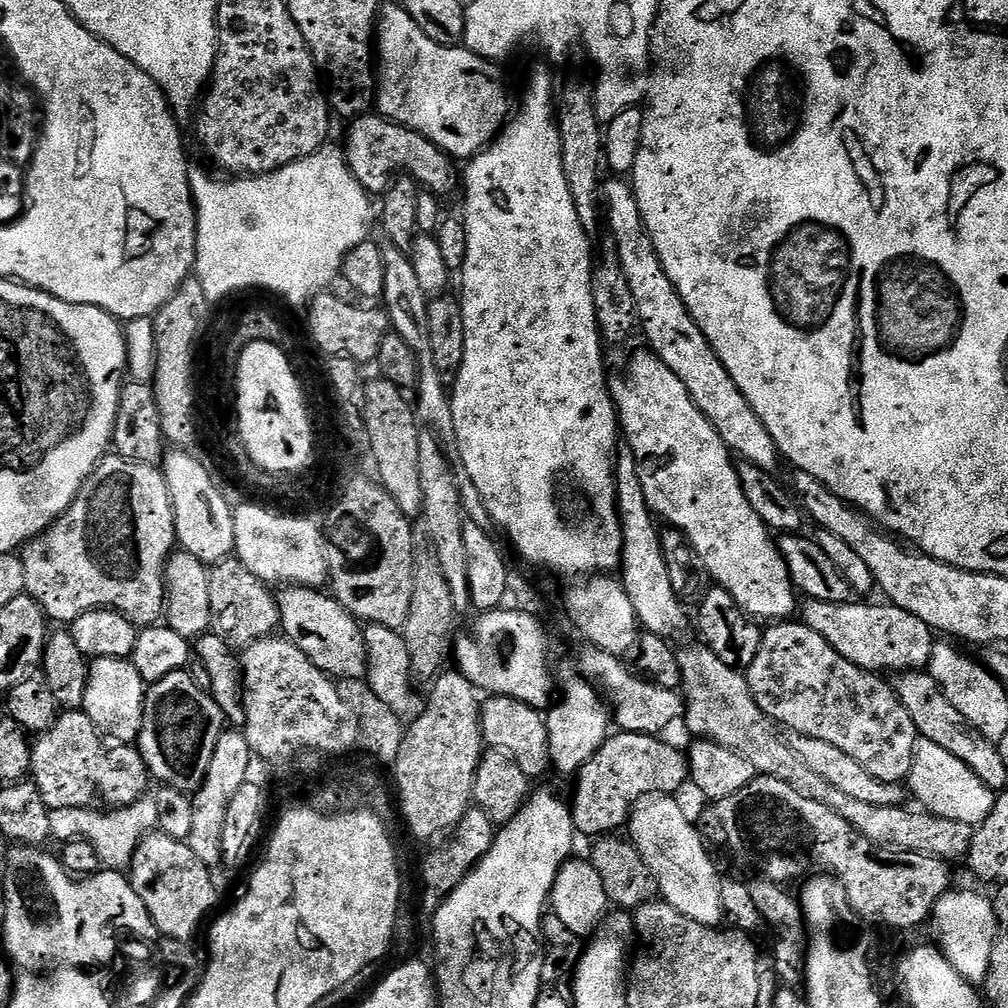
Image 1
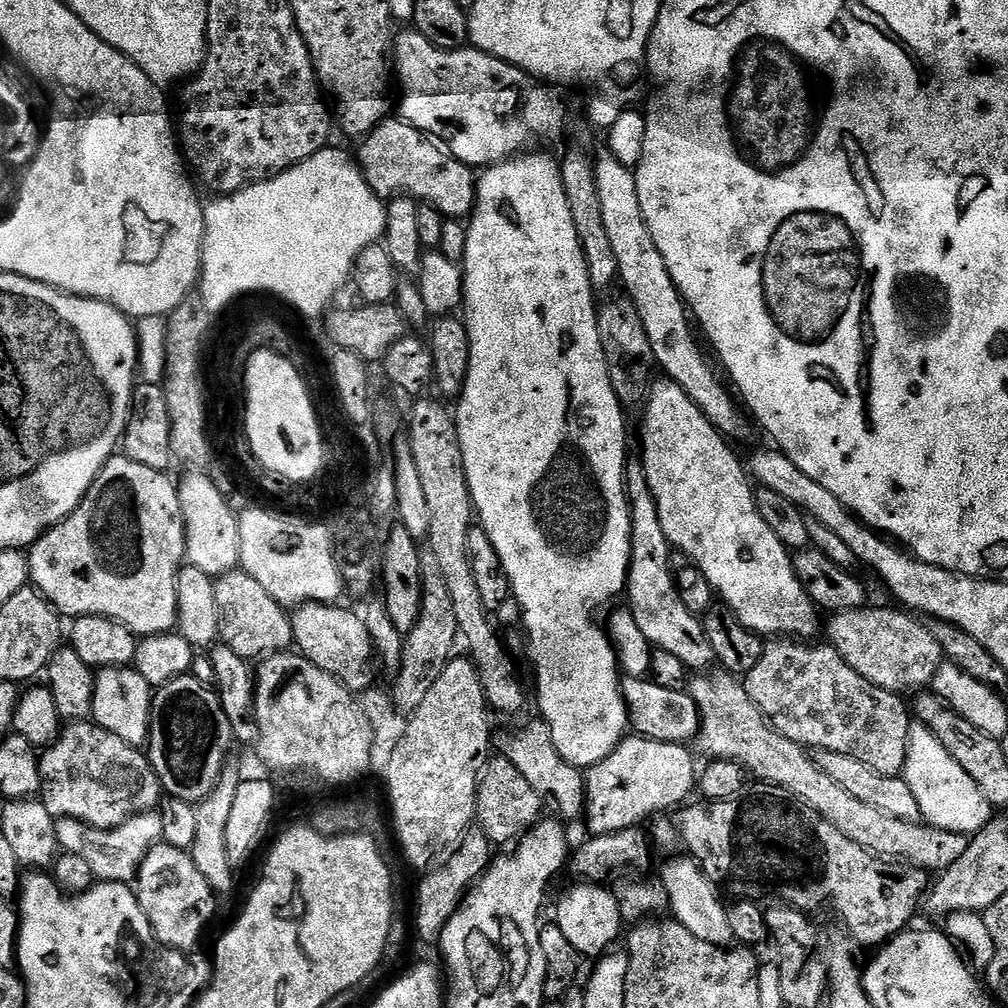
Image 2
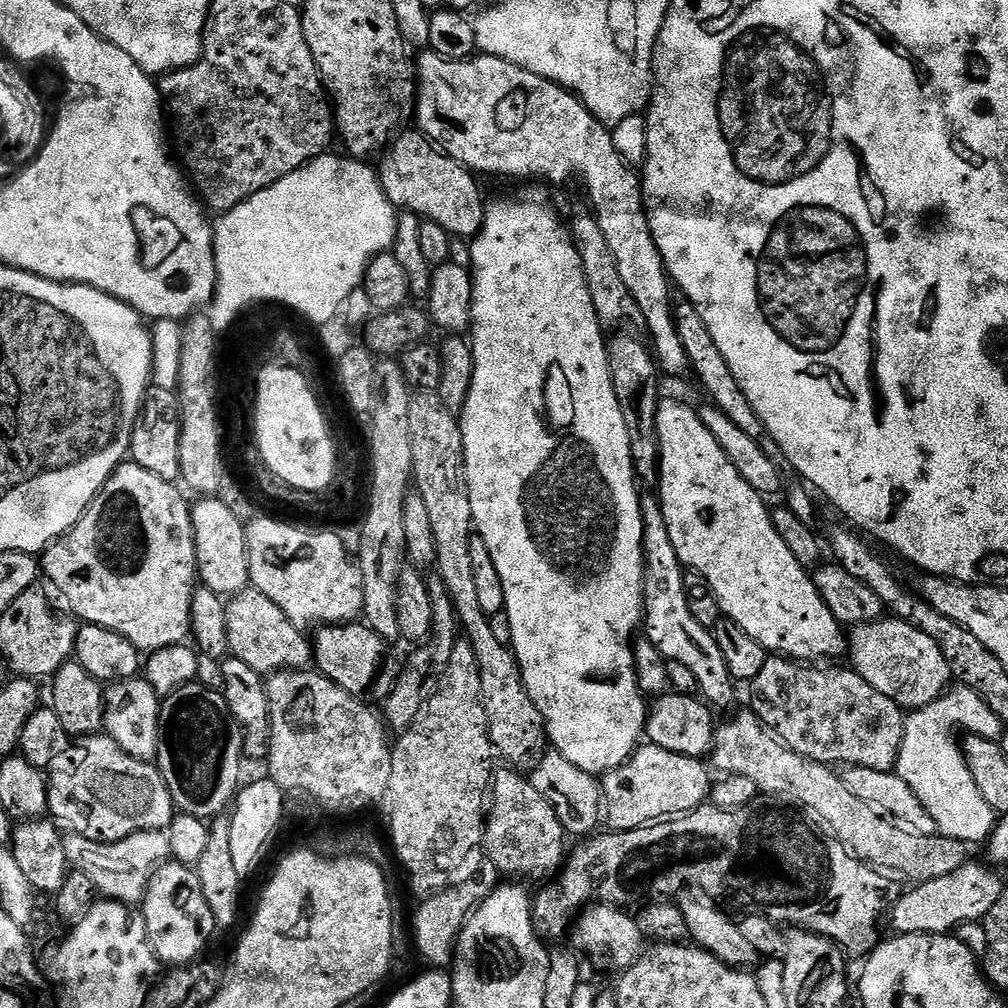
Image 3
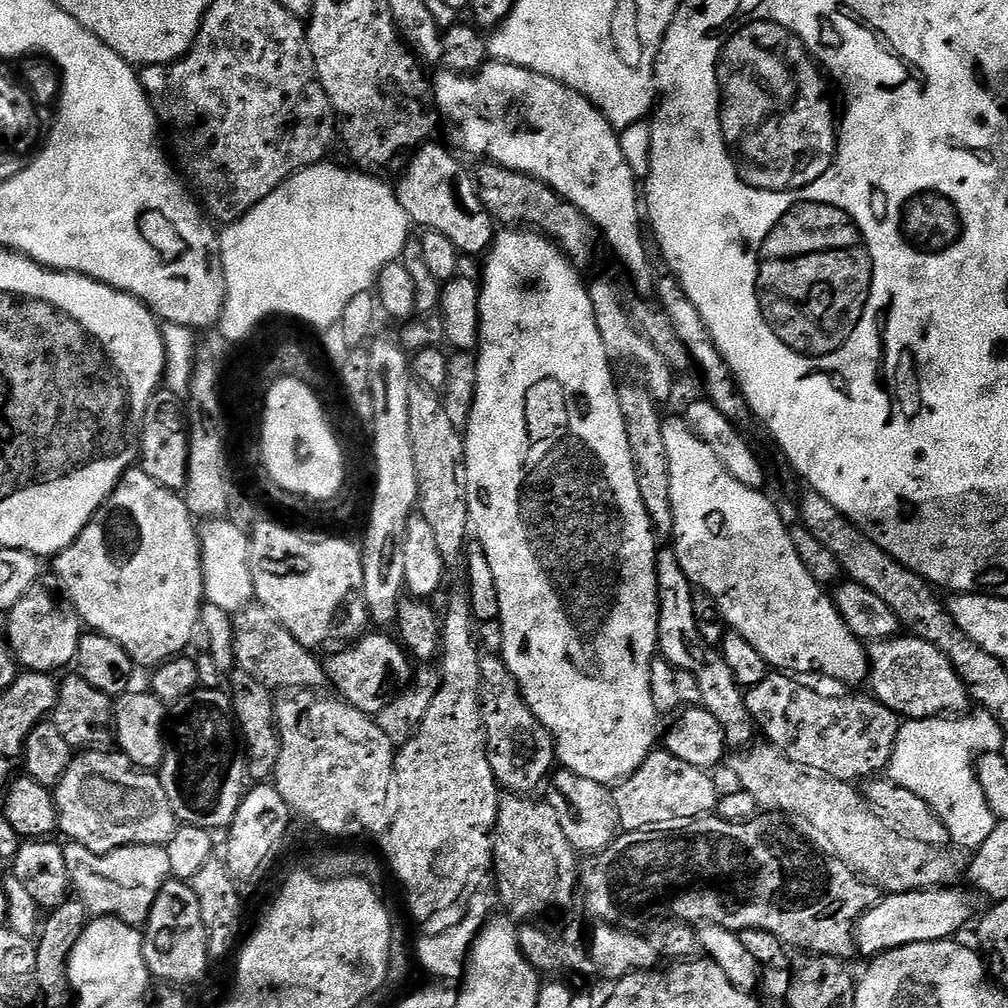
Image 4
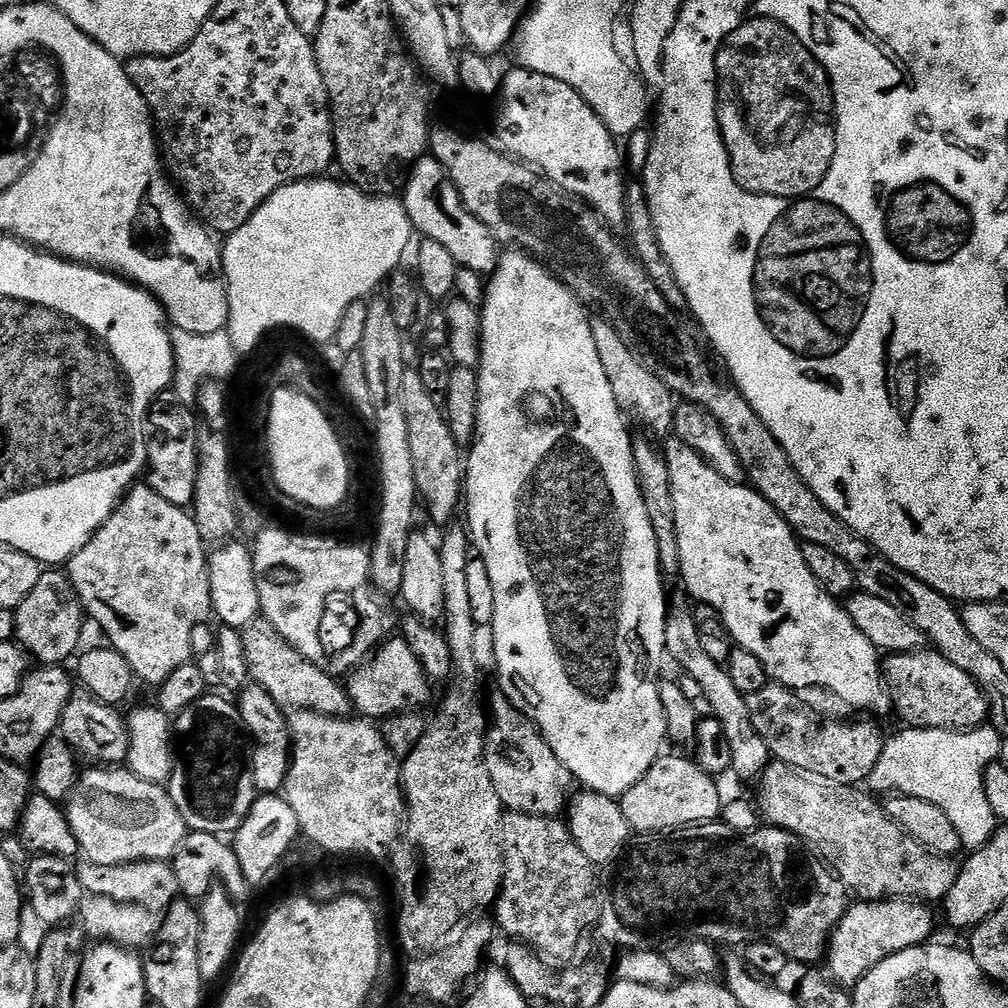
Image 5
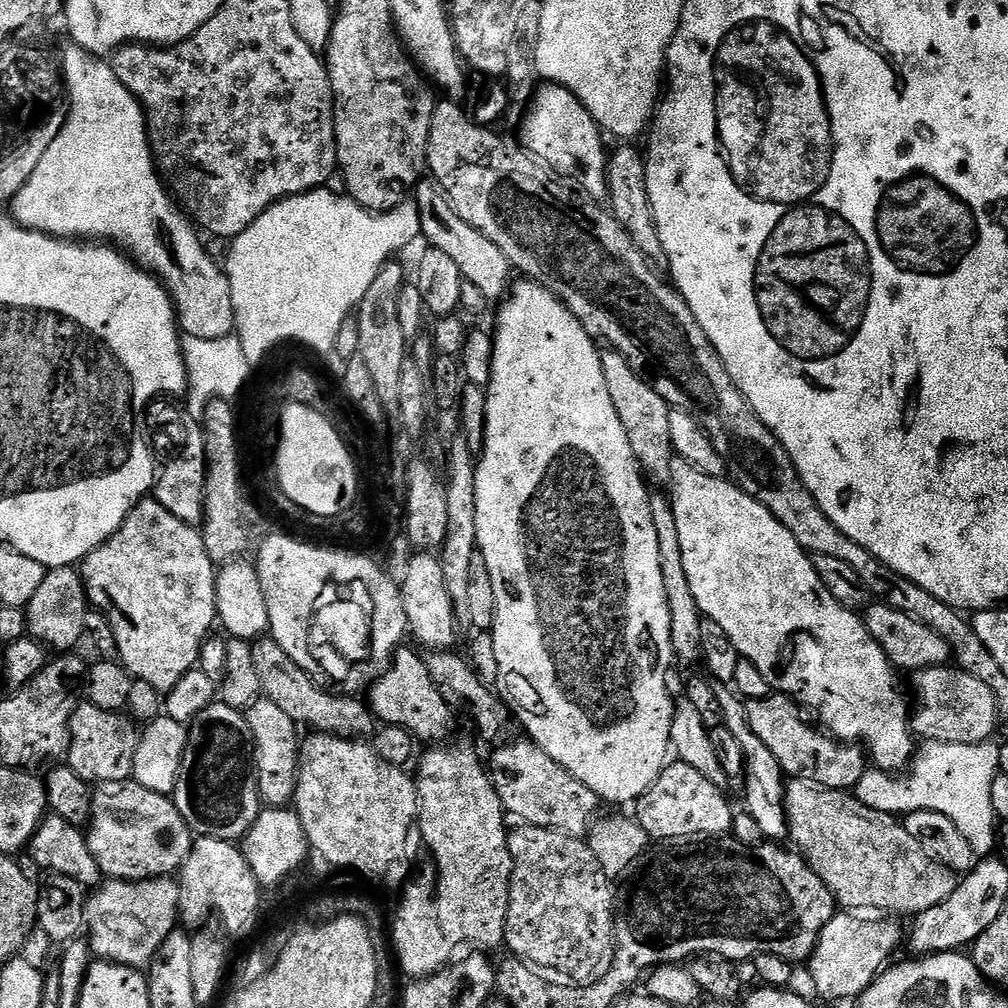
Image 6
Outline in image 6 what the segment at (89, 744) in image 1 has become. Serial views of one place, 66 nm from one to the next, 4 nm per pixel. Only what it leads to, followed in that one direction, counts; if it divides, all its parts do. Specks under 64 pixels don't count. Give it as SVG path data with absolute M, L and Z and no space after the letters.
M135 782L102 784L92 792L92 818L86 832L88 845L105 877L120 880L149 880L155 876L172 876L183 868L192 849L193 829L176 809L175 799L146 790Z

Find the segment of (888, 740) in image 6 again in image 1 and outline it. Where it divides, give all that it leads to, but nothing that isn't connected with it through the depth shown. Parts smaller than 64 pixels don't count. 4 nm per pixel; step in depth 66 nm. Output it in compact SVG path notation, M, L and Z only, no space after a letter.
M643 351L633 354L624 376L611 377L610 391L612 402L616 405L619 431L623 439L624 436L628 439L625 440L626 446L636 459L642 494L646 494L653 516L676 528L688 539L713 581L727 589L749 616L760 622L779 622L795 617L798 593L792 587L792 579L773 533L764 525L762 518L754 514L750 502L746 502L746 494L742 494L733 453L729 452L702 410L694 406L686 386L682 386L682 378L678 378L678 374L674 374L674 370L670 370L670 366L666 366L666 362L662 362L655 352Z

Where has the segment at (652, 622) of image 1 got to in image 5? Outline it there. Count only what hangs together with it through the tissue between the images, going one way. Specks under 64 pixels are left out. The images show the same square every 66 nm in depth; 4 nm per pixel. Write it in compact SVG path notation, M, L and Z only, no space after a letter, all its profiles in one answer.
M673 599L670 604L666 628L667 655L671 659L673 656L684 667L683 671L701 683L702 690L706 690L706 698L710 698L712 707L711 715L718 722L722 722L722 730L726 730L726 738L730 741L732 772L740 775L744 780L759 781L770 763L769 741L761 729L760 732L756 729L759 727L757 721L750 718L748 701L740 693L738 686L734 686L734 682L730 682L727 667L714 662L714 658L710 658L710 654L706 654L706 650L702 650L702 642L698 639L696 617L689 601L684 600Z

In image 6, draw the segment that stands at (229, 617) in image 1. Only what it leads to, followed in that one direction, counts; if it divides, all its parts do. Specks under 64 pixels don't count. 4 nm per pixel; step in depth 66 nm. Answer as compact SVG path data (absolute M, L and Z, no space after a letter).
M261 638L252 644L254 662L259 677L262 678L262 692L267 699L276 703L298 726L316 732L327 732L332 736L349 738L368 738L375 733L378 724L374 719L371 707L363 699L353 698L339 691L327 692L320 684L315 684L313 673L300 668L282 646L271 638Z

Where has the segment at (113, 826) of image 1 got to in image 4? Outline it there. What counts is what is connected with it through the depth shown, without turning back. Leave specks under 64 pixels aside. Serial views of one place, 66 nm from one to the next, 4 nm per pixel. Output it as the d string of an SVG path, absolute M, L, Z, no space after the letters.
M75 842L63 845L66 870L72 879L71 887L78 891L79 899L96 916L117 916L133 926L147 925L158 894L172 876L170 854L159 844L131 844L113 852L91 852Z

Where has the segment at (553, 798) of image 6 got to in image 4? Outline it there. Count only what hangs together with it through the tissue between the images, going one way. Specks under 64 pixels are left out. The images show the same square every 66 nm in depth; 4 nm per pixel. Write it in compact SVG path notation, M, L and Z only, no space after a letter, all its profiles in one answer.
M484 654L480 658L482 682L480 683L480 713L484 719L484 729L488 739L488 757L490 770L494 770L496 782L501 789L512 794L532 794L540 783L549 779L550 773L557 767L556 742L551 734L542 726L542 722L532 713L530 706L524 700L514 674L506 666L506 662L499 655Z

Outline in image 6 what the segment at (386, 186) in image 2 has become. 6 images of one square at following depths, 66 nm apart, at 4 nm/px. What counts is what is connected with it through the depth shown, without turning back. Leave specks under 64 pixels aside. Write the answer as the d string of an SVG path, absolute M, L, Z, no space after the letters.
M421 180L414 189L414 203L420 211L420 231L423 239L428 239L427 243L431 247L443 250L456 263L458 270L462 270L464 279L474 282L474 286L478 286L478 290L482 290L482 294L486 294L490 302L503 301L514 276L514 269L508 263L506 254L502 254L502 250L498 250L498 246L494 246L494 242L486 238L486 234L474 230L470 222L466 222L456 213L437 180Z

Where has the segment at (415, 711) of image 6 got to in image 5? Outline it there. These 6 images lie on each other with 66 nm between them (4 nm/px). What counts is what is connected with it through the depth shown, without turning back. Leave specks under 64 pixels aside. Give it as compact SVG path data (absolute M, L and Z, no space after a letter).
M403 635L385 639L374 655L347 677L346 687L353 709L361 717L379 722L386 716L399 716L401 712L420 710L432 696L433 685L424 672L422 662L410 650Z

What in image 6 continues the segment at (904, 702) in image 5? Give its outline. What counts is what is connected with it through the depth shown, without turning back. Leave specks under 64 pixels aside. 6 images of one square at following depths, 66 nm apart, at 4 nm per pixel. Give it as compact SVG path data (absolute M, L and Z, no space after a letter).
M959 666L923 668L915 673L916 700L920 709L915 709L910 728L925 741L954 742L955 744L986 744L993 739L996 723L1002 720L1000 707L986 682L974 678Z

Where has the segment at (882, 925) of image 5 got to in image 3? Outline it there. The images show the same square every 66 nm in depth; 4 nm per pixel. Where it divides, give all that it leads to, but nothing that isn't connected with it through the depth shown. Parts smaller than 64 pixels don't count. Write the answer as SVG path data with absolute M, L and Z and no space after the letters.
M969 862L963 864L954 874L946 874L942 878L925 880L917 883L913 892L903 893L902 899L891 909L892 932L909 936L942 936L959 929L961 924L975 924L983 921L990 910L994 910L994 902L1002 898L1006 891L1003 884L996 876L988 873L989 865Z

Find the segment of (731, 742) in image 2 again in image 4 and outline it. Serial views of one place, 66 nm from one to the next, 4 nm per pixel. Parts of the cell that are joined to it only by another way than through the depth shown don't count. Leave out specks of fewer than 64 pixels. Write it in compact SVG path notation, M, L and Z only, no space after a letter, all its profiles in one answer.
M763 743L737 751L736 757L731 757L732 772L740 783L737 785L754 797L757 809L768 814L797 816L802 823L809 824L816 835L815 843L825 844L835 859L841 860L869 884L875 884L877 889L888 894L925 892L928 888L951 888L967 877L970 863L967 851L955 846L930 846L910 838L883 820L868 805L863 791L855 783L810 770L786 758L775 743Z

